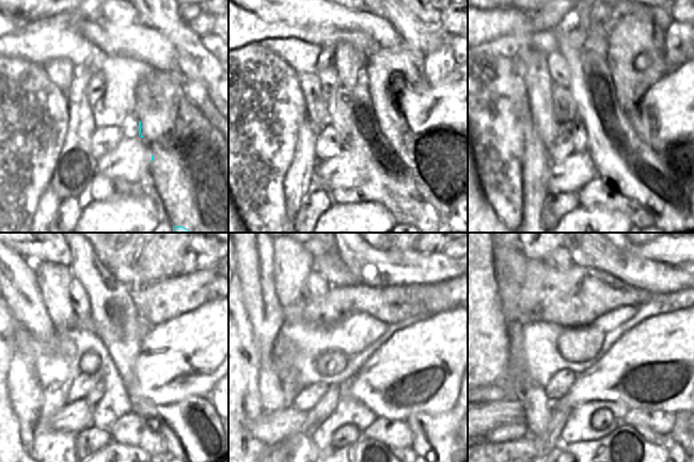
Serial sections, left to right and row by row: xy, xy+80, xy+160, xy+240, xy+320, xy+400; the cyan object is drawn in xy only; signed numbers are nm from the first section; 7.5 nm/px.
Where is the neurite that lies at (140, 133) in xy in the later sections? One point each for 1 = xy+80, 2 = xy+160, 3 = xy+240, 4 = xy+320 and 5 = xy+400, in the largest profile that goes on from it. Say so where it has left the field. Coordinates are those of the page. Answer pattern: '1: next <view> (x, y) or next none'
1: next xy+80 (384, 168)
2: next xy+160 (647, 180)
3: next xy+240 (194, 432)
4: next xy+320 (436, 437)
5: next xy+400 (680, 442)

